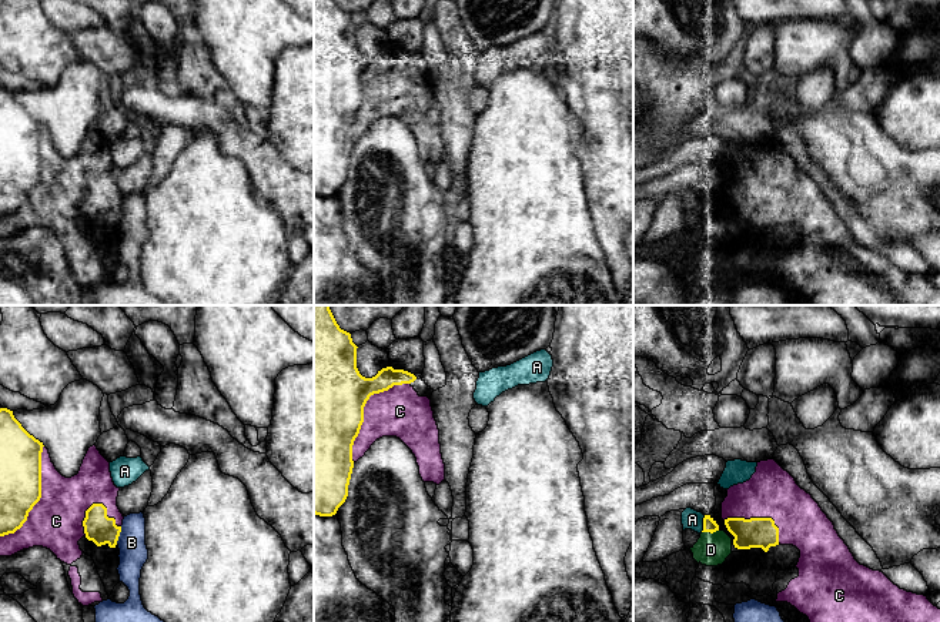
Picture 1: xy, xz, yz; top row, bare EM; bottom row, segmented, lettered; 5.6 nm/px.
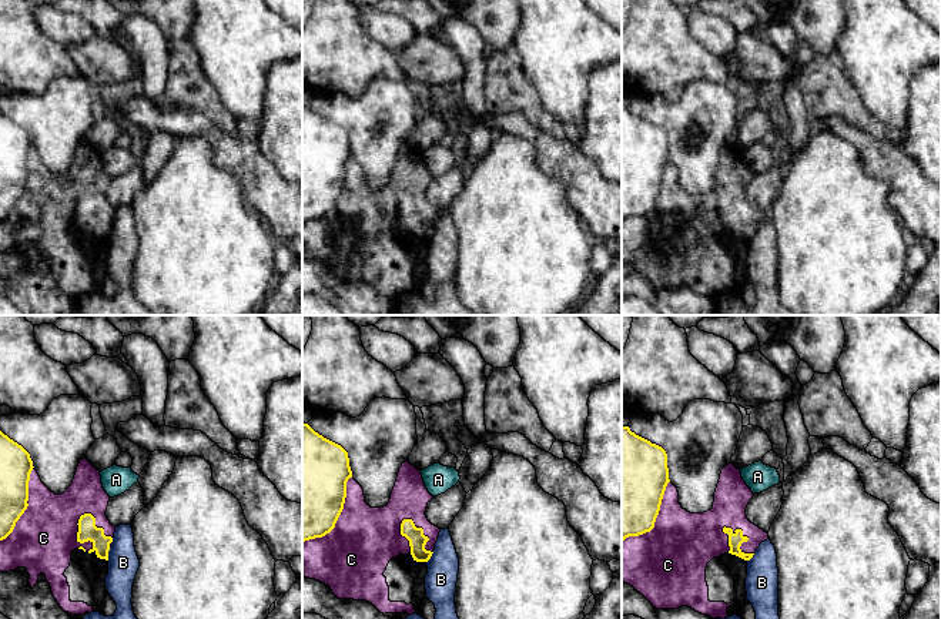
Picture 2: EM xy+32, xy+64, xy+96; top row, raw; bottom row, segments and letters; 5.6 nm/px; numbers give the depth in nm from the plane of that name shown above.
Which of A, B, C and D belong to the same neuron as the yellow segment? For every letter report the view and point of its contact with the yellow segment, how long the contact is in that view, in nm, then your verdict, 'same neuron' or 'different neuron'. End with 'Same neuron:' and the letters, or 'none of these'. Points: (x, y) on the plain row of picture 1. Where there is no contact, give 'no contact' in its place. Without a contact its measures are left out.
A: meets yellow in yz at (703, 204); contact 100 nm long; different neuron
B: meets yellow in xy at (119, 216); contact 110 nm long; different neuron
C: meets yellow in xz at (363, 90); contact 550 nm long; different neuron
D: meets yellow in yz at (709, 211); contact 100 nm long; different neuron
Same neuron: none of these

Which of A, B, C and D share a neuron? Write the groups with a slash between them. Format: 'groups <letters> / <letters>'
groups A / B / C / D

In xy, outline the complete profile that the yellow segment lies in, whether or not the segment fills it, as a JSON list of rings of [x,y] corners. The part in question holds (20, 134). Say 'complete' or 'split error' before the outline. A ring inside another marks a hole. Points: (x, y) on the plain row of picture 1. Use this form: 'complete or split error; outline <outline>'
complete; outline [[[0,88],[0,217],[14,214],[41,178],[43,123],[30,116],[13,91]]]

